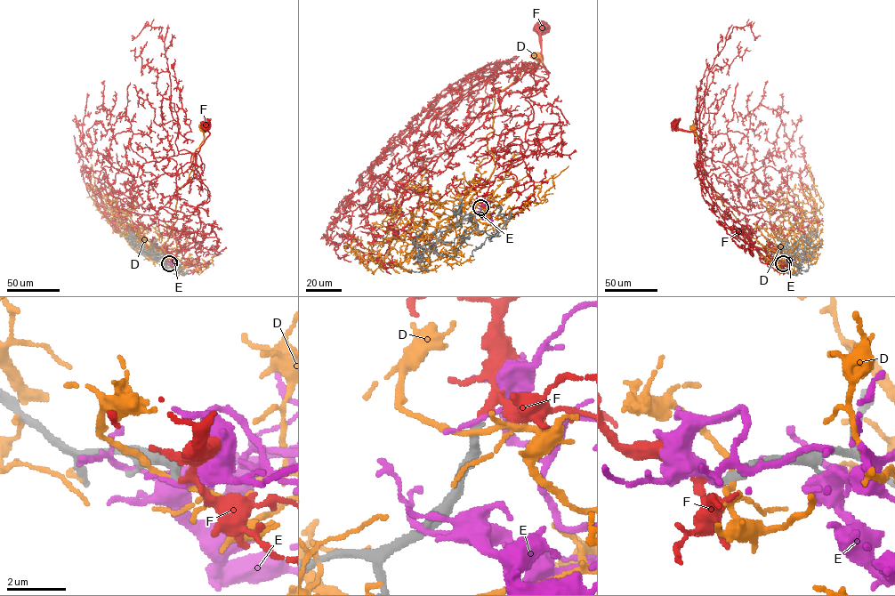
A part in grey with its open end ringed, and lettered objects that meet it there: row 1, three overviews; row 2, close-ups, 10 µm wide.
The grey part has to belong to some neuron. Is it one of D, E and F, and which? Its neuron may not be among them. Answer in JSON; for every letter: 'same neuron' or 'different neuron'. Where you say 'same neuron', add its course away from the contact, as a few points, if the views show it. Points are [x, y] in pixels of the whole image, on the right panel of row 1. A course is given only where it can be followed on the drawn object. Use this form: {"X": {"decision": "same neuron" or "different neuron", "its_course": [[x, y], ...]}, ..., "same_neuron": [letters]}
{"D": {"decision": "different neuron"}, "E": {"decision": "different neuron"}, "F": {"decision": "same neuron", "its_course": [[783, 263], [745, 242], [725, 222], [705, 187], [697, 140], [702, 132], [697, 129], [681, 130], [674, 124]]}, "same_neuron": ["F"]}

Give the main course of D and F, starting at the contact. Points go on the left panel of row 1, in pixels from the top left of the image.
D: (168, 263), (173, 263), (162, 257), (164, 248), (177, 247), (172, 226), (177, 191), (189, 181), (203, 129)
F: (169, 263), (197, 243), (196, 209), (209, 192), (195, 167), (209, 133), (205, 124)

